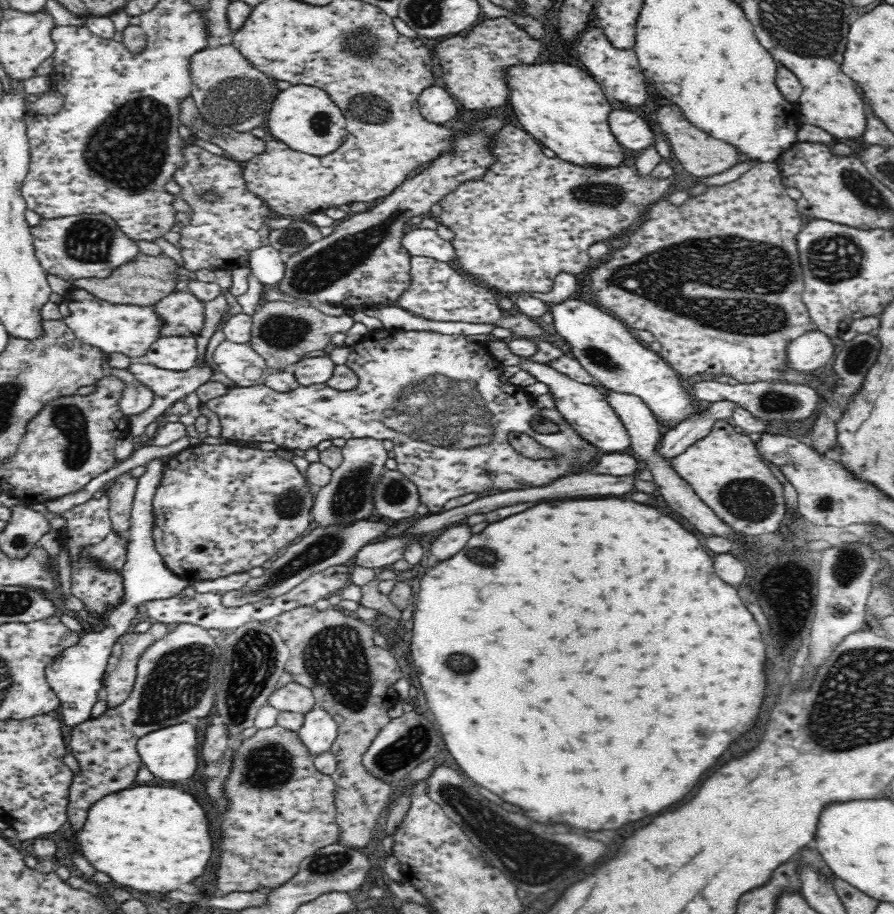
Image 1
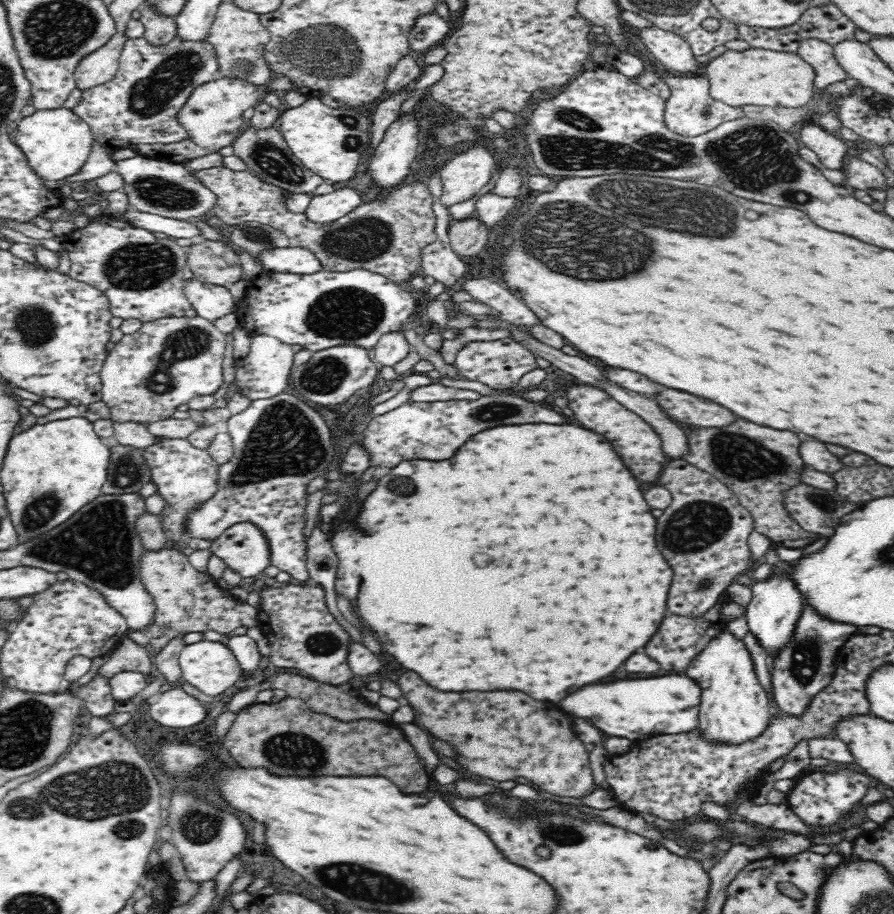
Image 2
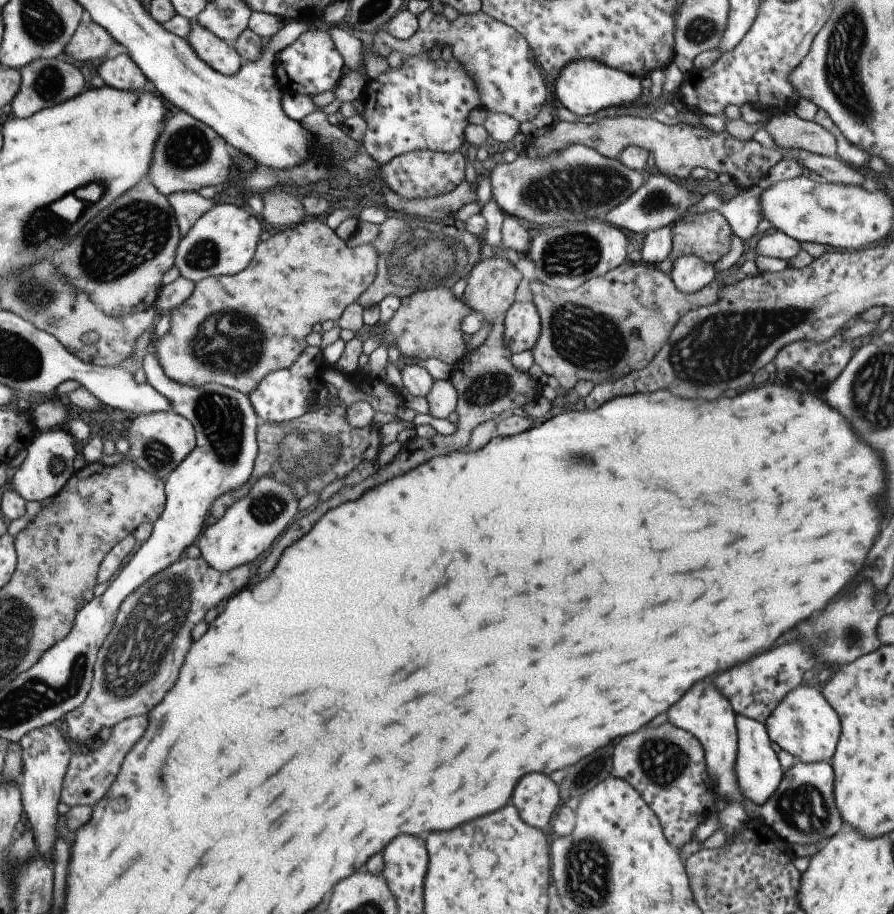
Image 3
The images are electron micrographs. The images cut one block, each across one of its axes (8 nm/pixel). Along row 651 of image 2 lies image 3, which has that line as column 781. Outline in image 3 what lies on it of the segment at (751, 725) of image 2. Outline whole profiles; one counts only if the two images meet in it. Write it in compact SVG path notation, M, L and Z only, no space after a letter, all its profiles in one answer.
M805 684L796 686L784 696L784 700L768 716L765 727L772 742L792 754L796 761L804 763L829 762L836 752L842 732L840 718L834 712L834 708L824 700L822 692Z

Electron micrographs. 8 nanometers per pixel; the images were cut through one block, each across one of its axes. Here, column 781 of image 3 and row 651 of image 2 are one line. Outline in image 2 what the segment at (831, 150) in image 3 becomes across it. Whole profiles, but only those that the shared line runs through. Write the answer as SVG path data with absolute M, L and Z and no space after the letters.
M124 638L115 649L109 653L110 660L105 662L97 671L102 678L112 678L121 672L150 673L152 662L146 647L138 645L132 639Z

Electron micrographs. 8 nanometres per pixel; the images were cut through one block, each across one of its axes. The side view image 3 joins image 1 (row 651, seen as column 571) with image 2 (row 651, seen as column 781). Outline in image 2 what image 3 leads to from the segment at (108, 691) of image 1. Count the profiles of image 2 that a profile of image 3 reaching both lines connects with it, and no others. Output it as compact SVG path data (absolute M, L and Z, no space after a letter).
M178 547L144 550L140 555L140 580L156 605L153 621L147 626L152 650L158 653L172 638L188 632L214 630L226 634L239 626L258 626L258 609L246 601L238 601L229 591L218 586L207 572L196 570Z

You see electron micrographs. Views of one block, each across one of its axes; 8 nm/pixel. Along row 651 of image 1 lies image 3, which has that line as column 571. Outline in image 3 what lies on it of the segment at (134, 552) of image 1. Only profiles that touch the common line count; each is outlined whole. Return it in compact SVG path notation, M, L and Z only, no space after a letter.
M576 60L564 64L564 68L554 77L548 78L550 87L554 90L553 99L557 99L558 105L571 110L578 116L590 116L601 110L611 107L622 106L622 104L634 104L643 99L642 86L645 84L638 76L630 75L622 70L608 68L602 62L596 60Z

